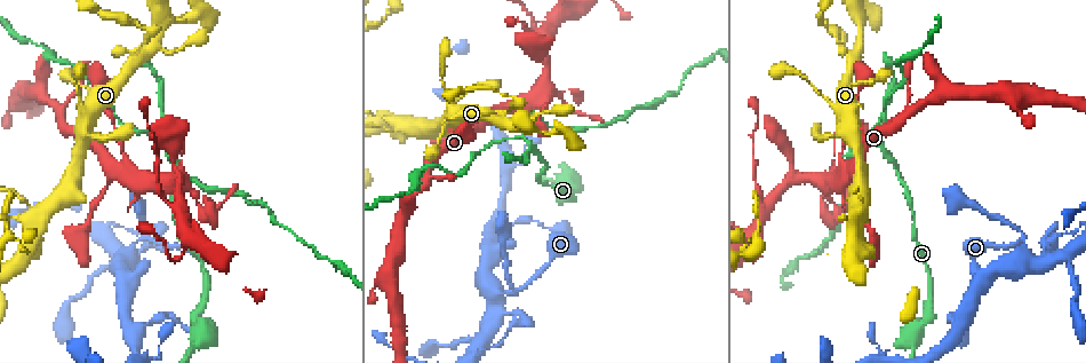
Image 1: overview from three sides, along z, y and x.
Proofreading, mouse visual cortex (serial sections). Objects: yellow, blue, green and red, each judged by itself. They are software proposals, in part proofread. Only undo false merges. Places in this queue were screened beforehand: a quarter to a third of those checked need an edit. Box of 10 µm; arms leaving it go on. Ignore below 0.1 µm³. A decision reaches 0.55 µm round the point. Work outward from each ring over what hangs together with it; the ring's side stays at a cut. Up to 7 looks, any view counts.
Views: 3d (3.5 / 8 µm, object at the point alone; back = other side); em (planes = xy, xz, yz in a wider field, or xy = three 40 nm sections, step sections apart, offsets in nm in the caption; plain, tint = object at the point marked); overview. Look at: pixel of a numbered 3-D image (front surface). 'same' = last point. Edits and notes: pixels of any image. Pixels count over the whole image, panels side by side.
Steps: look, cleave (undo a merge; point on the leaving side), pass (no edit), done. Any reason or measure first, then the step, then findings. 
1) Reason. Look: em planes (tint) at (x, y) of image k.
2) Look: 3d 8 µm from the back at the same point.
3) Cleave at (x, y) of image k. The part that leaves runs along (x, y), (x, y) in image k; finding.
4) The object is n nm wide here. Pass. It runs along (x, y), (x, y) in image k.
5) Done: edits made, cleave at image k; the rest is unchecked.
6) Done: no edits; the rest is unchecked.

Look: 3d 3.5 µm from the back at (527, 138) of image 1.

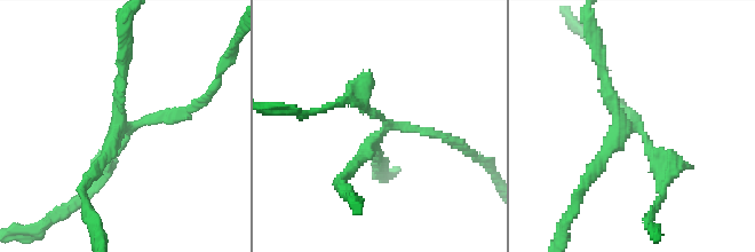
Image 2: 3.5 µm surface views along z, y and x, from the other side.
Now the EM. Look: em xy step 5 (tint) at (381, 131) of image 2.

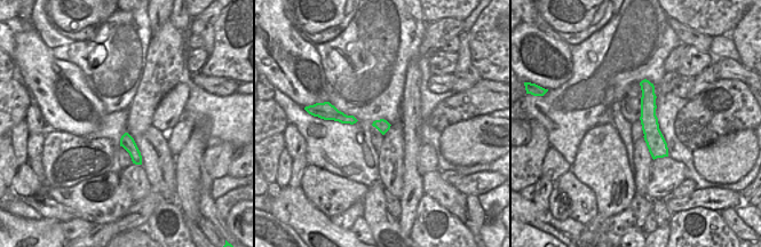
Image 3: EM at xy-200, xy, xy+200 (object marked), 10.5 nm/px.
Look: em xy step 2 (tint) at the same point.

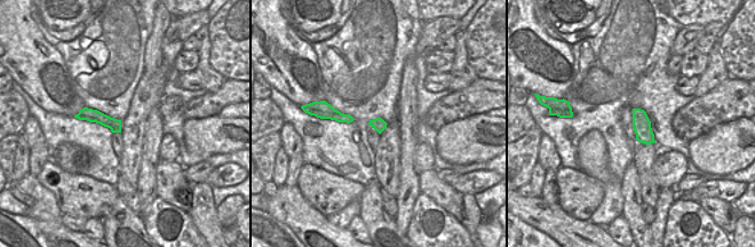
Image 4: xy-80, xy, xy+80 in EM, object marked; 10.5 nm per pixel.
Cleave at (166, 115) of image 2. The part that leaves runs along (630, 128), (640, 132), (660, 163), (660, 198) in image 2; a second cell is stuck on.

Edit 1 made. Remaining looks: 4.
See it whole again. Look: overview.

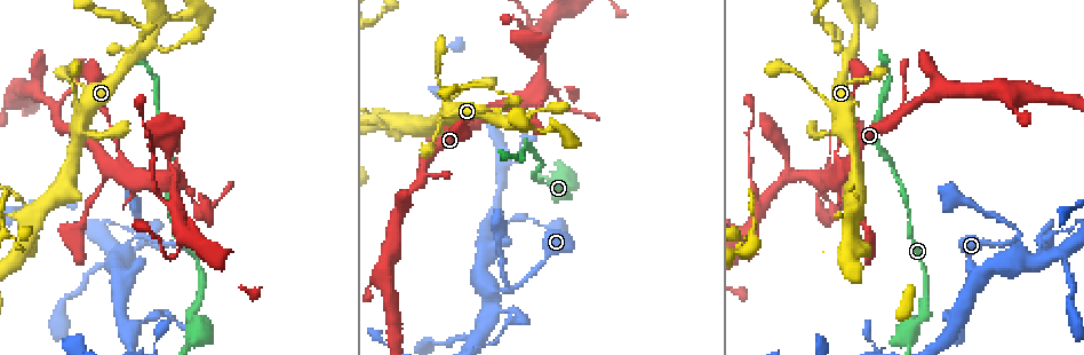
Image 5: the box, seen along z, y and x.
Arms part here. Look: 3d 3.5 µm at (134, 57) of image 5.

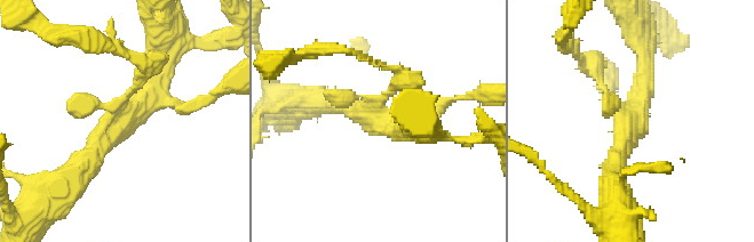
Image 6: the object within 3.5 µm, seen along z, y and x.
Need the tissue. Look: em xy step 2 (tint) at (630, 119) of image 6.

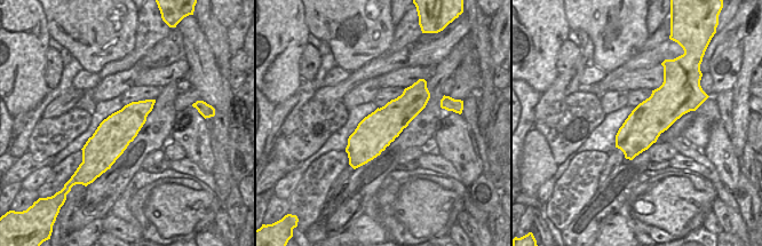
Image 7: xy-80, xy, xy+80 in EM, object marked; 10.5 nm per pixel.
The object is 400 nm wide here. Pass. It runs along (423, 95), (414, 98), (351, 160) in image 7; one cell here.

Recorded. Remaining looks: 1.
Done: edits made, cleave at image 2; the rest is unchecked.

